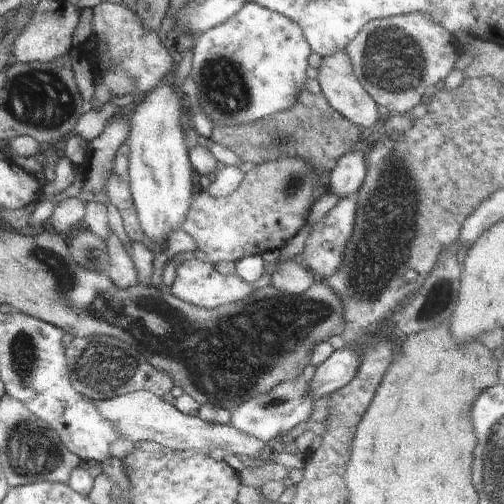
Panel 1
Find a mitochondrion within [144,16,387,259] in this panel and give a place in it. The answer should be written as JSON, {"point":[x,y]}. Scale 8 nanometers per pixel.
{"point":[226,88]}

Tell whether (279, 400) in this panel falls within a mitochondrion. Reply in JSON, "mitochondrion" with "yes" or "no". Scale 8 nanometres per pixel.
{"mitochondrion":"yes"}

